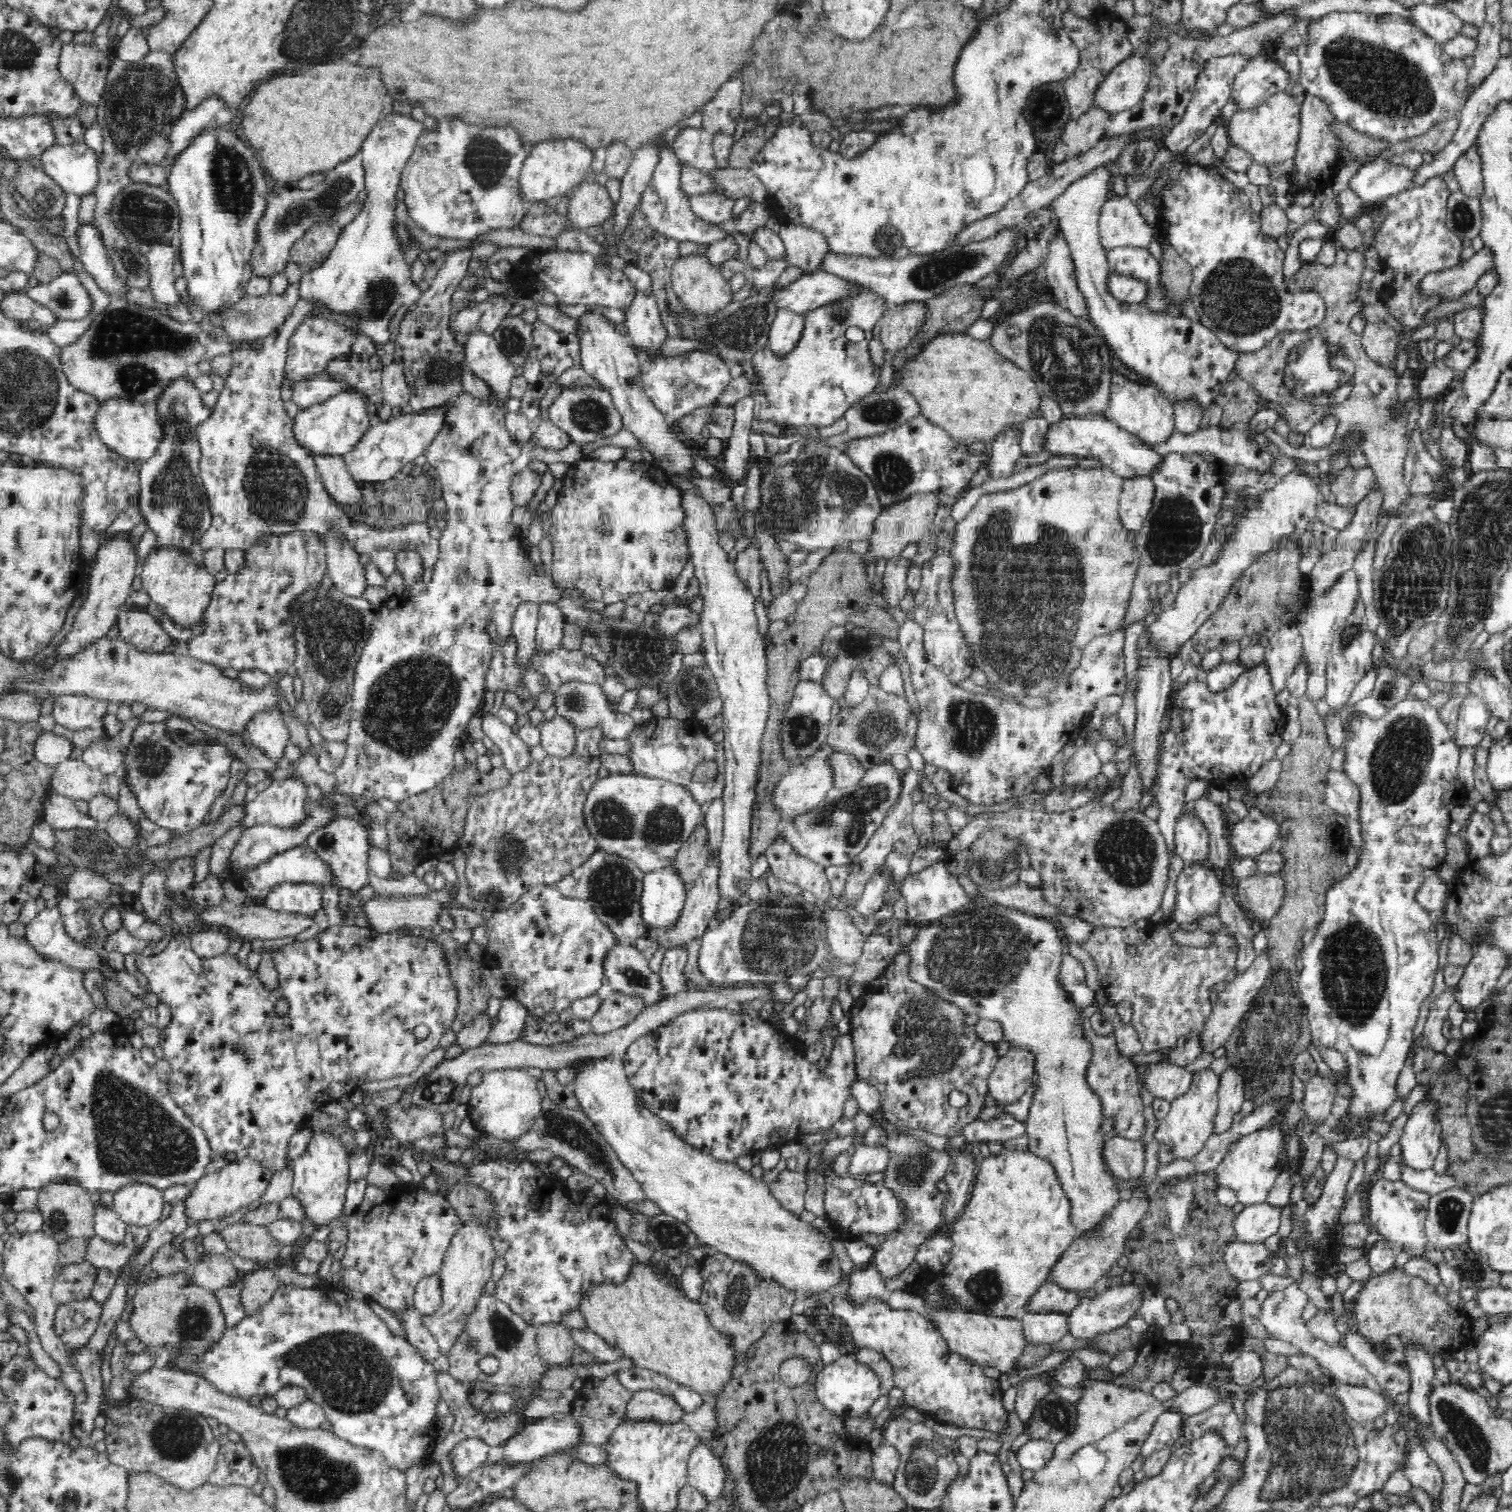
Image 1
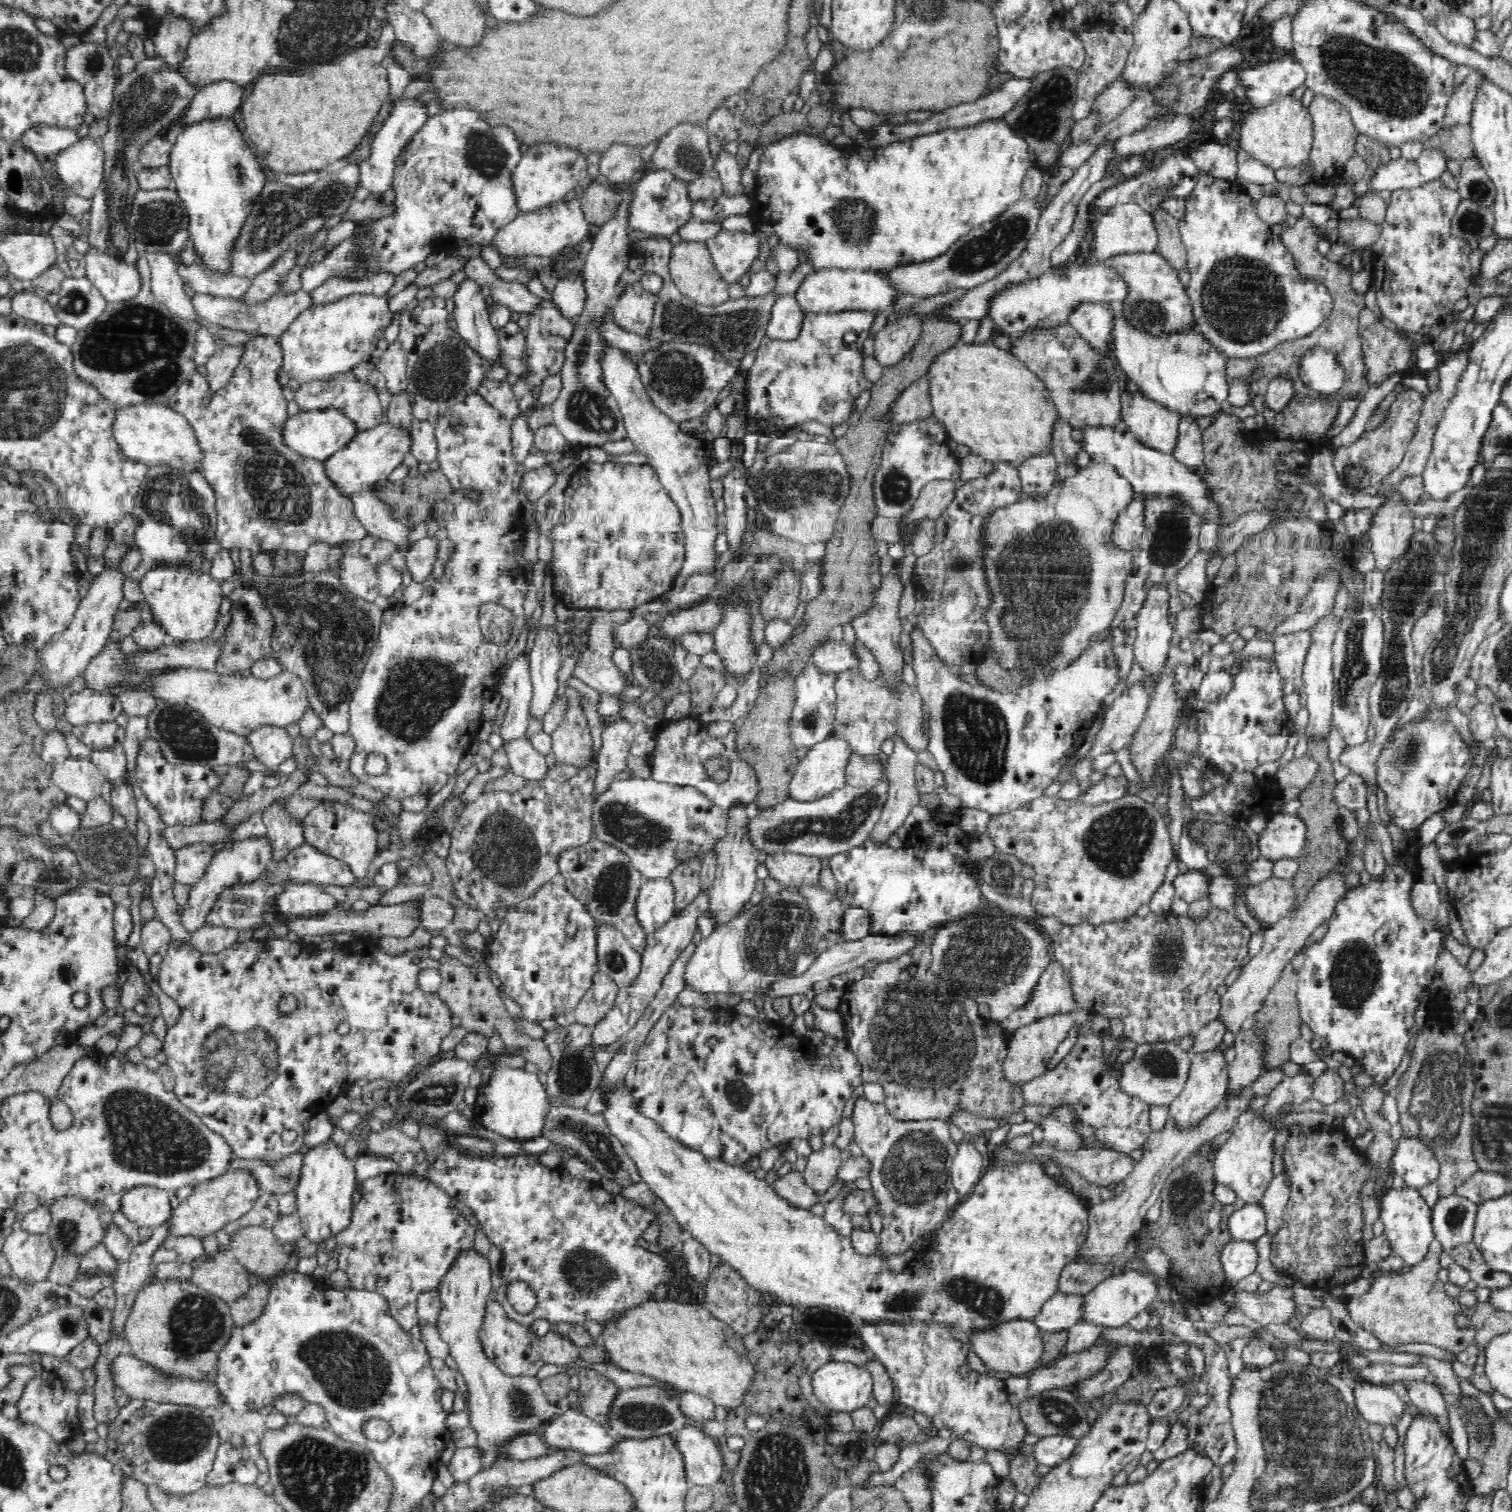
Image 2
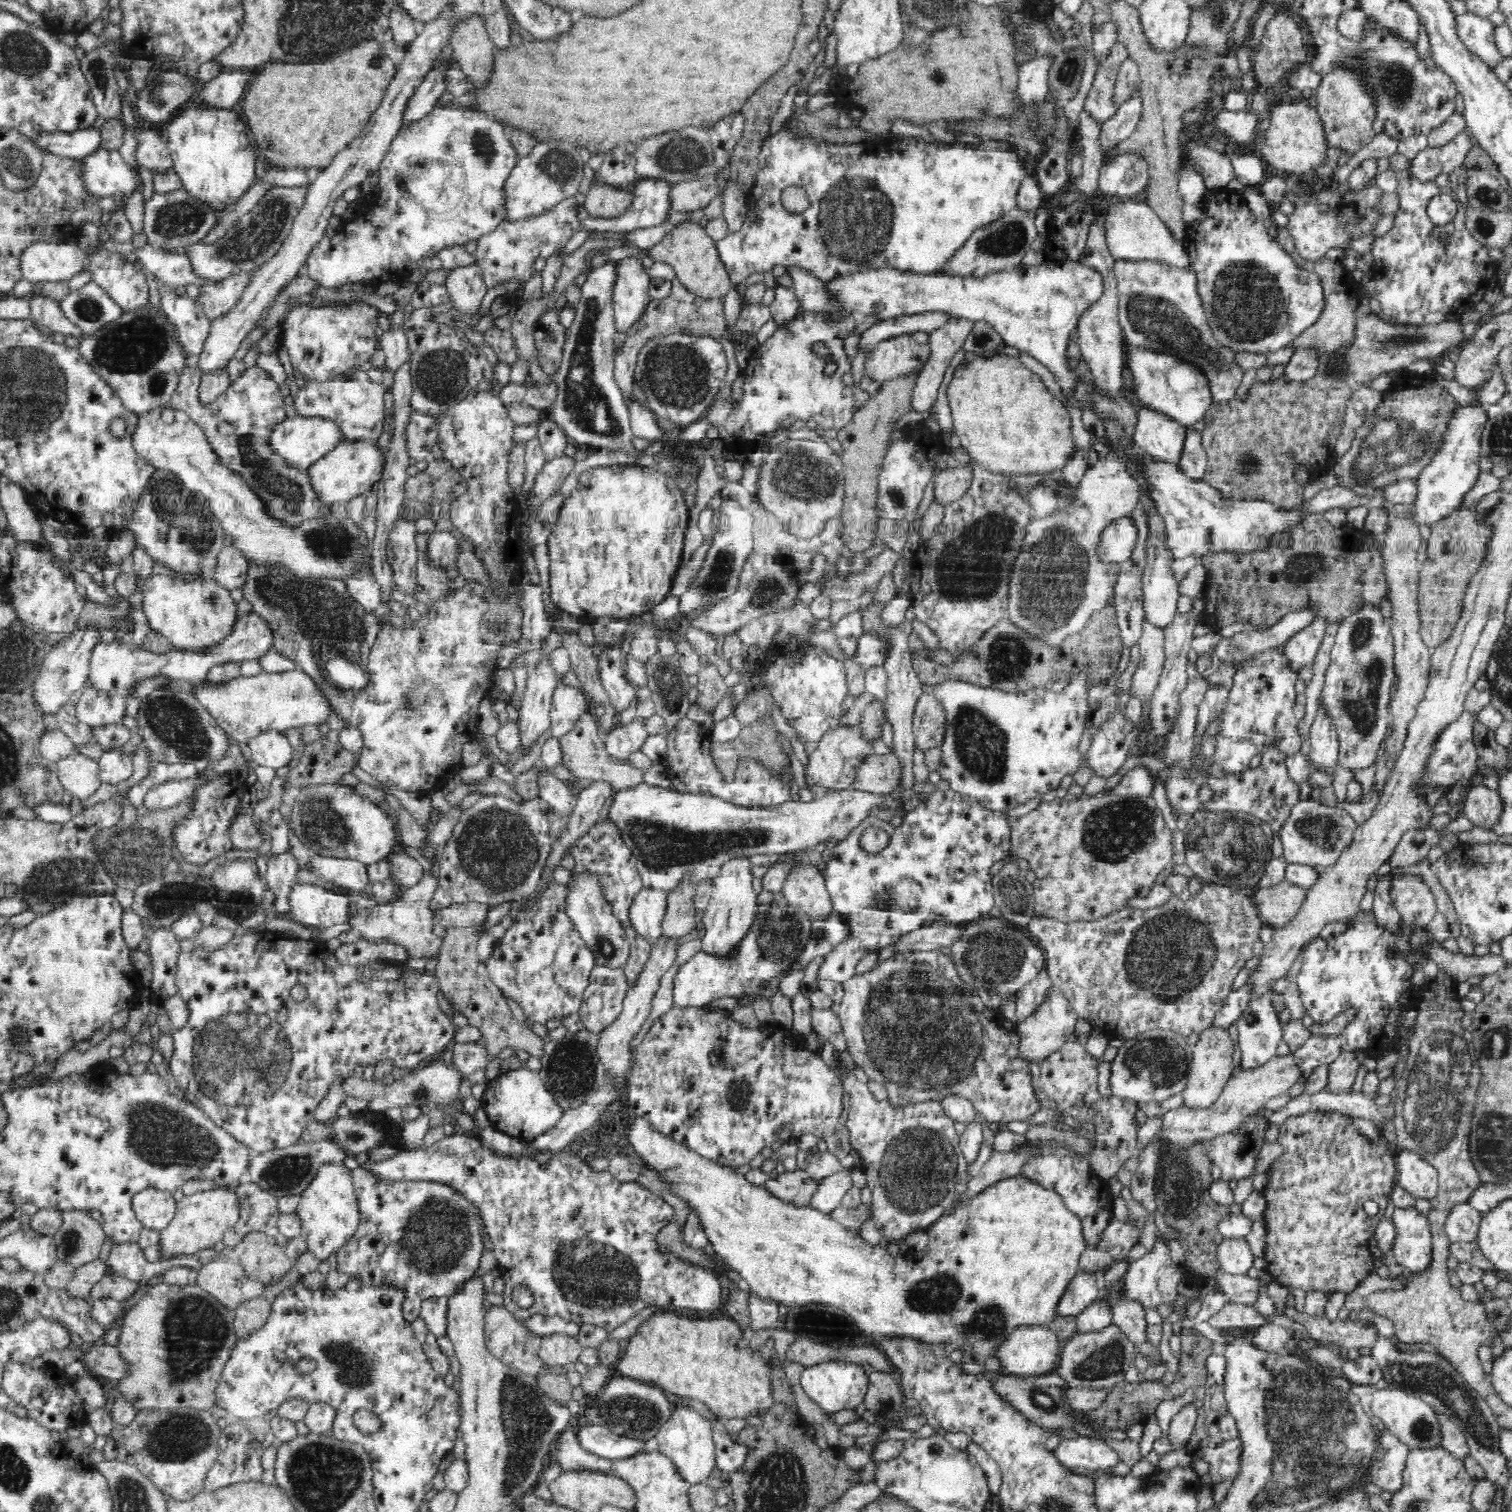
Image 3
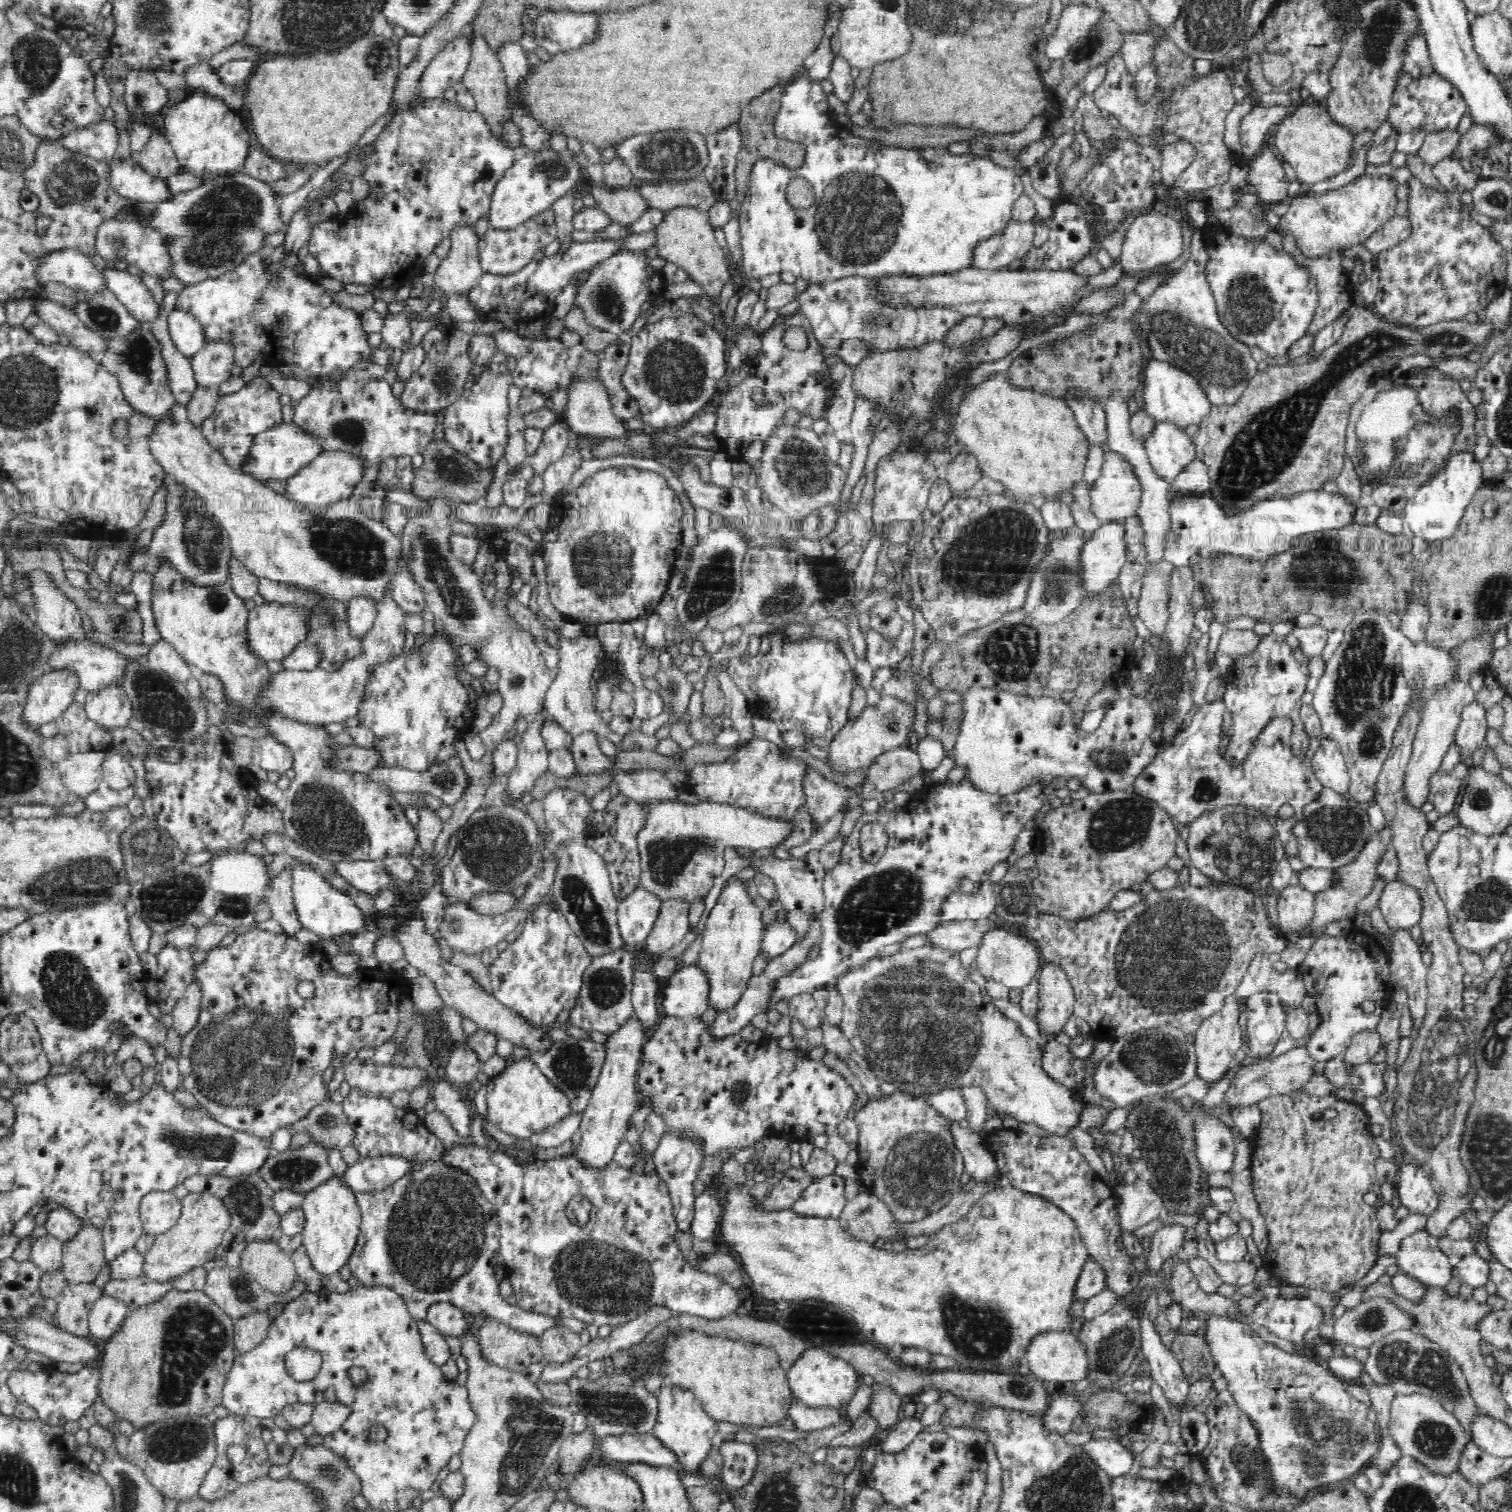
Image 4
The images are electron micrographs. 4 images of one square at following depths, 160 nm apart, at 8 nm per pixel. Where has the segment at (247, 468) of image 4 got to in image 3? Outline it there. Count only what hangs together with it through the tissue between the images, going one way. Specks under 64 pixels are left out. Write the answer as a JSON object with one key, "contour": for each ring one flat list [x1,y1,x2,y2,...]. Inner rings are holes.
{"contour":[[296,415,294,418,286,417,281,424,278,424,272,430,268,445,269,449,276,456,279,456,287,464,288,468,306,470,314,462,326,456,340,442,340,430,330,421]]}

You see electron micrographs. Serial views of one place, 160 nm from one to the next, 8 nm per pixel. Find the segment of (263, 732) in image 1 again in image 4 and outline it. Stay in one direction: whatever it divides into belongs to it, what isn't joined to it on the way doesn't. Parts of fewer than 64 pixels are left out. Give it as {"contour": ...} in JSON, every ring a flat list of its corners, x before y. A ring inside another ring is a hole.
{"contour":[[270,735,255,739,252,758,254,764,268,772,285,774,293,767,290,748]]}

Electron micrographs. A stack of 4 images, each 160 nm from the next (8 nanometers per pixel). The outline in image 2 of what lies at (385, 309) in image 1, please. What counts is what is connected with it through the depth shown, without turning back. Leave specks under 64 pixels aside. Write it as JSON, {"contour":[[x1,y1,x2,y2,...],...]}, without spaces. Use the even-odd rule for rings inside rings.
{"contour":[[404,98,404,100,396,101,390,116,386,118,386,122,380,126,380,132,376,134,376,140,370,146,372,153,371,158,359,165,360,184,370,190,375,200,381,201,380,194,384,194,391,188,393,170,396,158,400,156,404,145,418,132,419,128,424,126,428,118,428,102,418,100,418,98]]}

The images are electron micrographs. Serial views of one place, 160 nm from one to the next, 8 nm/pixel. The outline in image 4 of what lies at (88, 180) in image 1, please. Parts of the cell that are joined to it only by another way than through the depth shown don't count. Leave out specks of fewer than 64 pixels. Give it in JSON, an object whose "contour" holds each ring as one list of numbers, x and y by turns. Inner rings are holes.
{"contour":[[131,159,110,161,112,187,120,195,142,204,162,204,172,200,172,189,166,179,152,176]]}

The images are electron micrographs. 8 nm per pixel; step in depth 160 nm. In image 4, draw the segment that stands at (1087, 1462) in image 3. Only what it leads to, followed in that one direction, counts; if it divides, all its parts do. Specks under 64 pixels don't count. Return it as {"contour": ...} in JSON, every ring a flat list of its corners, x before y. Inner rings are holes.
{"contour":[[1116,1438,1094,1439,1086,1442,1085,1452,1104,1470,1109,1477,1120,1478,1130,1475,1135,1454,1131,1446]]}

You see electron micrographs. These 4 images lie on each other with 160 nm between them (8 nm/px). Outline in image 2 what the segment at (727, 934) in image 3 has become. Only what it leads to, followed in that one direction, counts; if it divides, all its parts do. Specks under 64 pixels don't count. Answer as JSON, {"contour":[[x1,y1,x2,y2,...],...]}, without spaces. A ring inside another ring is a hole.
{"contour":[[744,804,730,808,731,820,728,824,728,836,719,845,717,852,717,870,715,871,715,882,708,892,708,907,714,928,723,927,739,918,745,911,750,898,756,890,758,880,756,869,758,867,757,852,752,843,746,839,745,822,748,818,747,808]]}

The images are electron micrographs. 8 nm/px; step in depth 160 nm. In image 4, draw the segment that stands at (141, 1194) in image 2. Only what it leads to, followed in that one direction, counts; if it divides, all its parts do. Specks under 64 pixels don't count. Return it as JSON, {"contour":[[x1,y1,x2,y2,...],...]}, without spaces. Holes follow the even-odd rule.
{"contour":[[172,1191,148,1193,139,1208,143,1232,159,1235,170,1230,180,1218,181,1210,181,1200,178,1200]]}

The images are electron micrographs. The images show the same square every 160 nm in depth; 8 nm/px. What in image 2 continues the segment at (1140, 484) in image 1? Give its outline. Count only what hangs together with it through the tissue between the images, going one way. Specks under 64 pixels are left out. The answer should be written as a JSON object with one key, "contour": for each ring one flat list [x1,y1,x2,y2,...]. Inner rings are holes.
{"contour":[[1136,495,1135,500,1115,518,1111,543,1120,551,1133,552,1140,544,1144,524,1145,498]]}

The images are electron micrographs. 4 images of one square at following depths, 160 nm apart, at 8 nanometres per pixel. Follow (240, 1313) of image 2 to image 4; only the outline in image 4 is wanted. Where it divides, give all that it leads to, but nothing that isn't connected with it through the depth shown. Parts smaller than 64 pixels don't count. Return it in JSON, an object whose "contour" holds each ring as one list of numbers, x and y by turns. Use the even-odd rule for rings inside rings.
{"contour":[[266,1313,247,1315,233,1322,234,1353,236,1357,257,1348,268,1335,272,1319]]}

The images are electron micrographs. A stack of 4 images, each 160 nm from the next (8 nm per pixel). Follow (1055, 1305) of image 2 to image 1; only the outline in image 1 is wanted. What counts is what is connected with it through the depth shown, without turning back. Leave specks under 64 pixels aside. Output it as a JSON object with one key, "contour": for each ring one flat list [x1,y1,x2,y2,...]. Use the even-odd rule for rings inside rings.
{"contour":[[1058,1312,1027,1313,1021,1319,1027,1343,1054,1344,1070,1333,1069,1316]]}

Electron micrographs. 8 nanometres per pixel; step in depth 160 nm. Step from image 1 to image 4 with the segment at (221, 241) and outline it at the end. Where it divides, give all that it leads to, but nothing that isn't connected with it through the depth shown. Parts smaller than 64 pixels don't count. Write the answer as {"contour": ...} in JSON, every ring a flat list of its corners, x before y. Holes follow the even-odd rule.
{"contour":[[200,91,182,94,166,112,164,128,165,138,171,144,179,166,198,178,231,176,246,162,250,133,242,125,240,115,216,95]]}

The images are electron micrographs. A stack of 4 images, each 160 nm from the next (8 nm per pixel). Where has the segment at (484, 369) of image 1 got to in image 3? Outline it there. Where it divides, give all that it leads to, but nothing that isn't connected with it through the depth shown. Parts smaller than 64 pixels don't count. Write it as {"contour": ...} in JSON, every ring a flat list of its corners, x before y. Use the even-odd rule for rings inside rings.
{"contour":[[477,261,448,269,445,287,450,293,454,309,470,316,478,312,488,290]]}

